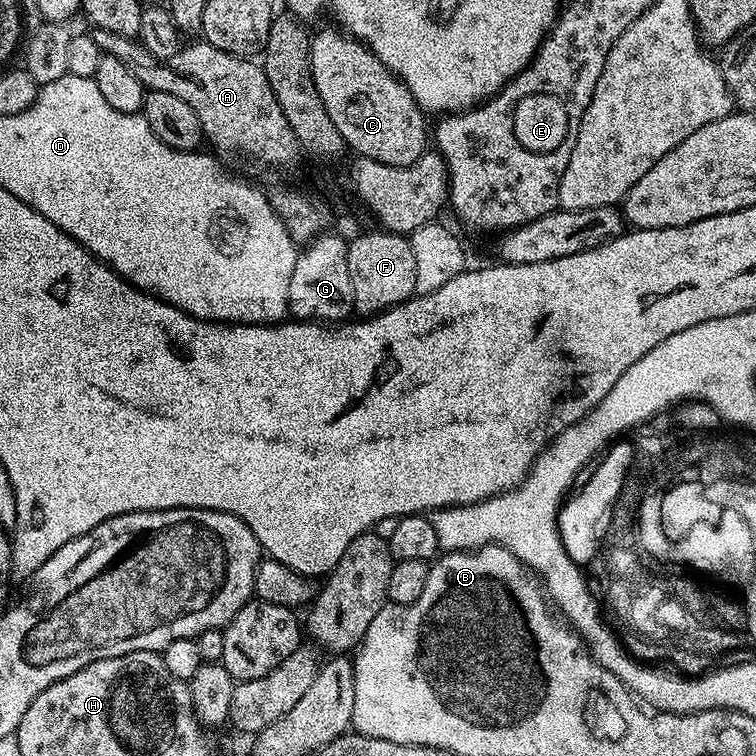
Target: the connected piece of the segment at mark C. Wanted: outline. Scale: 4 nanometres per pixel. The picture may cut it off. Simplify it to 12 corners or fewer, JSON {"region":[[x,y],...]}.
{"region":[[310,40],[312,77],[353,153],[410,166],[425,113],[365,44]]}

